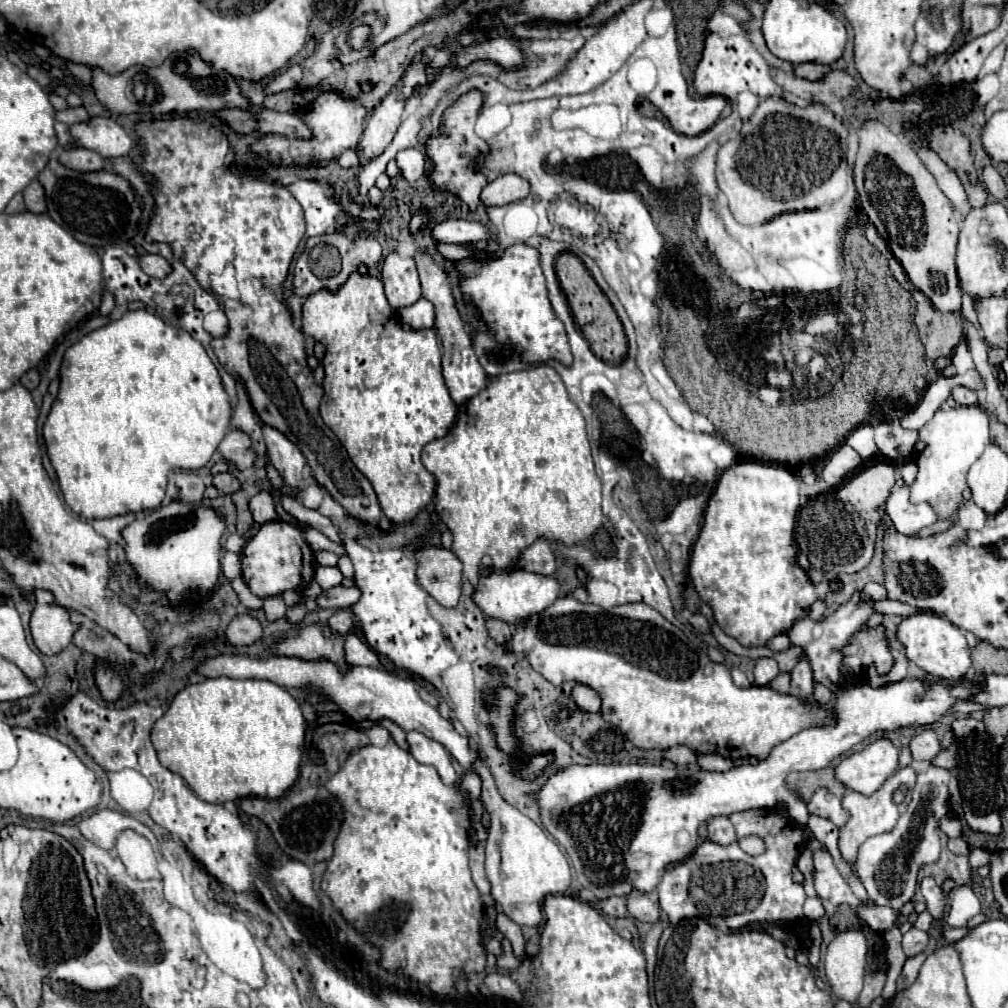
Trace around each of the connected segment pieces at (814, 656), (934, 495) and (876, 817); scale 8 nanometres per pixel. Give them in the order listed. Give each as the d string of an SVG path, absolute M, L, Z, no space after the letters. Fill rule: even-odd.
M856 591L844 605L840 605L832 615L820 619L820 621L812 621L808 617L802 617L798 619L790 631L788 631L788 637L792 641L792 645L796 647L802 647L804 653L808 655L810 659L810 665L812 665L812 671L814 671L814 681L816 683L822 683L826 685L828 689L832 691L838 691L838 685L840 685L840 661L842 661L842 655L840 655L840 649L842 649L842 643L846 643L846 639L850 639L850 635L854 635L854 631L858 631L858 627L862 627L874 613L874 605L876 601L864 601L862 599L862 593Z
M942 407L920 429L920 439L926 443L926 447L916 461L918 475L910 485L910 501L928 501L934 507L938 521L948 519L964 503L962 493L968 487L968 469L990 443L988 415L980 407Z
M900 767L874 795L866 797L858 791L852 791L848 789L846 795L842 797L842 807L848 811L850 819L846 821L846 825L840 827L840 839L838 839L838 849L840 849L840 855L842 859L850 865L850 871L852 875L856 875L856 869L854 869L854 863L856 863L856 853L858 853L858 847L872 835L880 835L880 833L888 833L894 829L898 817L902 815L902 811L906 809L906 805L910 803L910 793L912 793L912 787L916 783L916 773L912 767Z

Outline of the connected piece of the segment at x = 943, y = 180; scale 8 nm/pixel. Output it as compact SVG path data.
M922 147L918 155L920 155L920 159L926 163L928 171L934 175L934 179L936 179L938 187L942 189L942 193L966 215L966 213L970 211L970 203L968 203L968 199L966 199L966 191L964 191L958 175L954 175L954 171L950 171L950 169L940 161L940 157L938 157L934 151L930 151L928 147Z

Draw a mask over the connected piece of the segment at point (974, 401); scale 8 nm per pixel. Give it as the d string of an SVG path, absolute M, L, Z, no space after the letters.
M956 387L956 389L952 391L952 399L954 399L958 405L980 405L982 409L986 409L986 407L984 407L984 401L980 401L978 393L976 393L976 391L970 391L970 389L966 389L966 387Z

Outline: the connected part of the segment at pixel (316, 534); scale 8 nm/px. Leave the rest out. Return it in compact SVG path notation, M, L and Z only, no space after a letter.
M300 523L300 527L302 527L302 533L304 533L308 545L310 545L314 551L326 549L326 551L332 551L332 553L336 553L336 555L344 555L344 553L346 553L342 545L332 543L332 541L330 541L326 535L322 535L318 529L314 529L314 527L310 527L310 525L302 525L302 523Z

